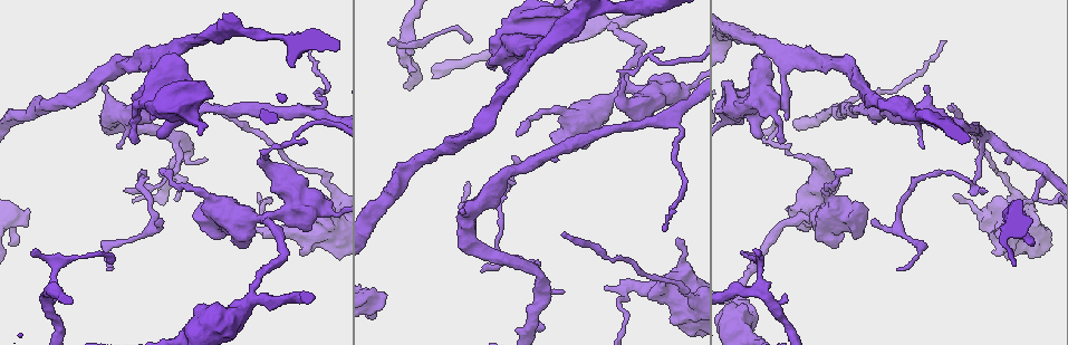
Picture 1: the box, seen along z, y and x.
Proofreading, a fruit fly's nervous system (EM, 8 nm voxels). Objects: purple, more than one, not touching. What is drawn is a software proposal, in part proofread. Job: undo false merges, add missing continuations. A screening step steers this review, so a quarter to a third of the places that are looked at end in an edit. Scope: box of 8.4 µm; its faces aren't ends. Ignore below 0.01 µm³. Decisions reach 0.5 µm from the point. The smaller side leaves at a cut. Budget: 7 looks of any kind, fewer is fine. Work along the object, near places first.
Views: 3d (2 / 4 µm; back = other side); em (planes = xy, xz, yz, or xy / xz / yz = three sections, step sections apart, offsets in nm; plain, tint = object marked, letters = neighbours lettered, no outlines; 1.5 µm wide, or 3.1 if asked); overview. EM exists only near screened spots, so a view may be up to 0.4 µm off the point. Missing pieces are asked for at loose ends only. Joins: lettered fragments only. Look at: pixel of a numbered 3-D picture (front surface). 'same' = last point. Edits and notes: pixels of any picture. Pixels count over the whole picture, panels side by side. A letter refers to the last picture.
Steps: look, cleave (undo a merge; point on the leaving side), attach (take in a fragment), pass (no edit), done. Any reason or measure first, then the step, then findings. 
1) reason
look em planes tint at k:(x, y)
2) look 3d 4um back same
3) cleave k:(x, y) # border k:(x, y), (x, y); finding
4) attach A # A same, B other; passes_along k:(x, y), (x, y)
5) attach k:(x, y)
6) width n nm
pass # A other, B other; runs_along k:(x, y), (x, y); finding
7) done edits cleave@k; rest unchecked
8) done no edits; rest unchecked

abrupt turn
look 3d 2um at 1:(263, 164)

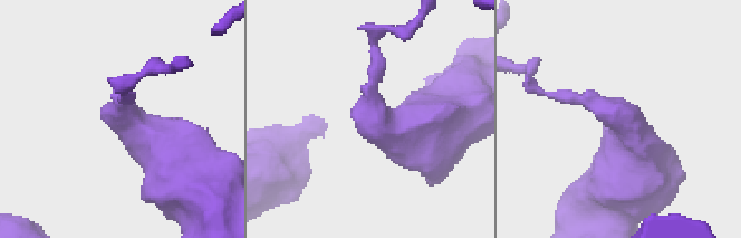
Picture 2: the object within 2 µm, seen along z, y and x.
shape alone is not enough
look em planes tint at 2:(373, 106)

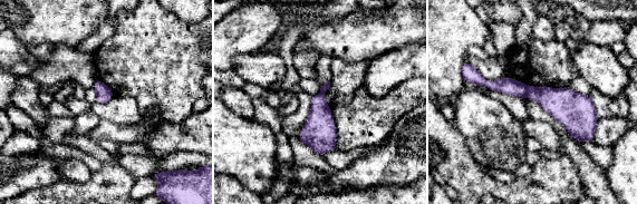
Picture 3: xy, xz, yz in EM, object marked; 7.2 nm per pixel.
look em planes letters same

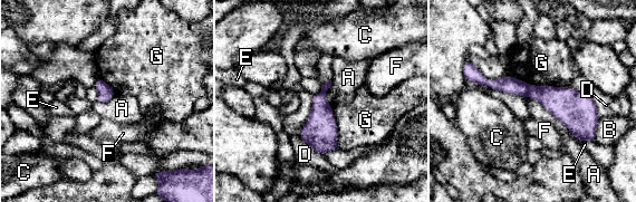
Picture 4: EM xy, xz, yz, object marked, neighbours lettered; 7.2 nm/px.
cleave 4:(511, 85) # A other, B other, C other, D other, E other, F other, G other; border 4:(529, 85), (527, 95); a second cell is stuck on

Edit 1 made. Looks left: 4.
see it whole again
look overview

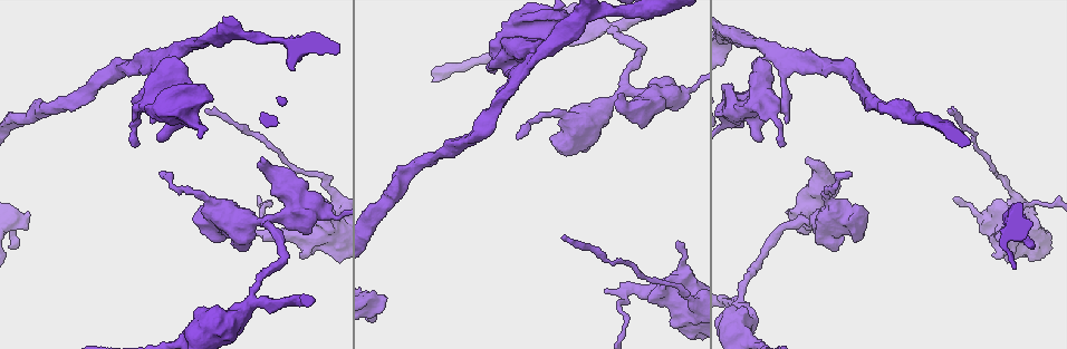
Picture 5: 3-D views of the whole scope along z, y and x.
an open end
look em 3.1um xz step 8 letters at 5:(605, 290)

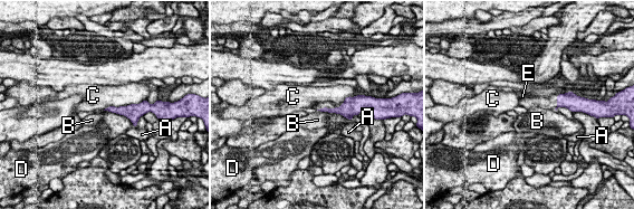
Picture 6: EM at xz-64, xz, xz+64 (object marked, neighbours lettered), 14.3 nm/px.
attach E # A other, B other, C other, D other, E same; it goes on there

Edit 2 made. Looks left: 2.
free end
look em xz step 4 letters at 5:(849, 172)

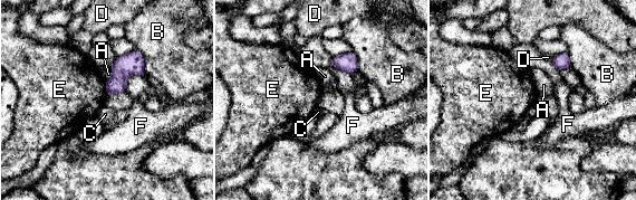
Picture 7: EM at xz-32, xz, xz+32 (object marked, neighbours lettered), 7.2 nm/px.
another direction
look em planes letters same

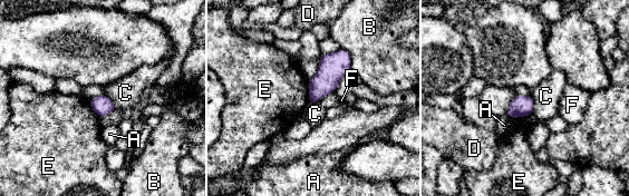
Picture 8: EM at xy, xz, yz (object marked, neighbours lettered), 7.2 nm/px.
longest_contact B 200 nm
pass # A other, B other, C other, D other, E other, F other; none of them fits

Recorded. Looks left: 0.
done edits cleave@4, attach@6; rest unchecked

